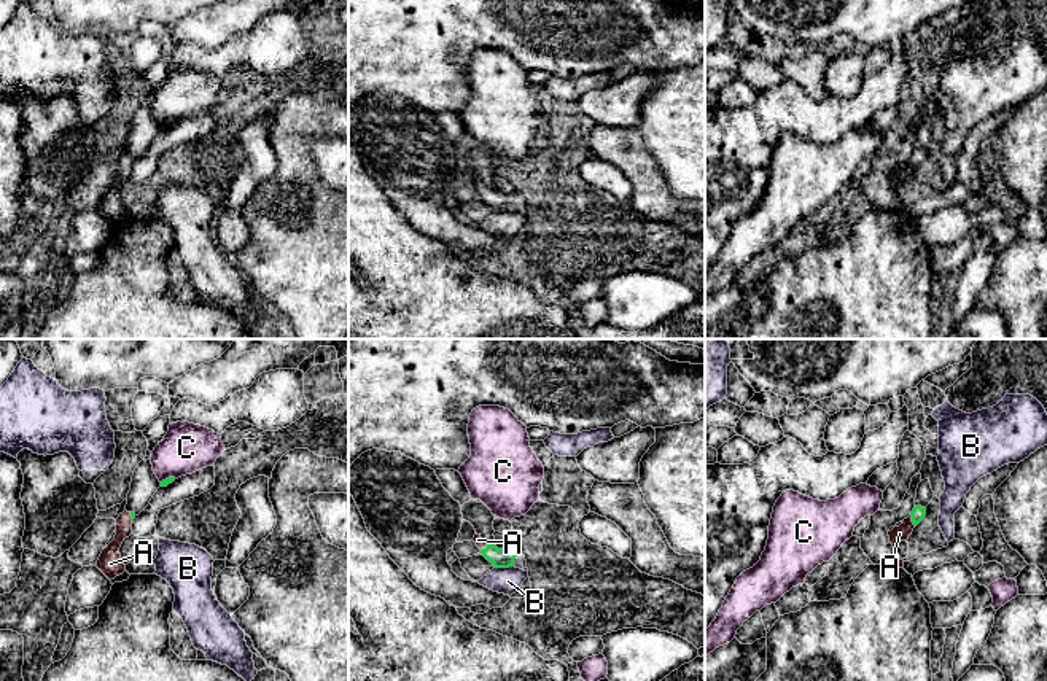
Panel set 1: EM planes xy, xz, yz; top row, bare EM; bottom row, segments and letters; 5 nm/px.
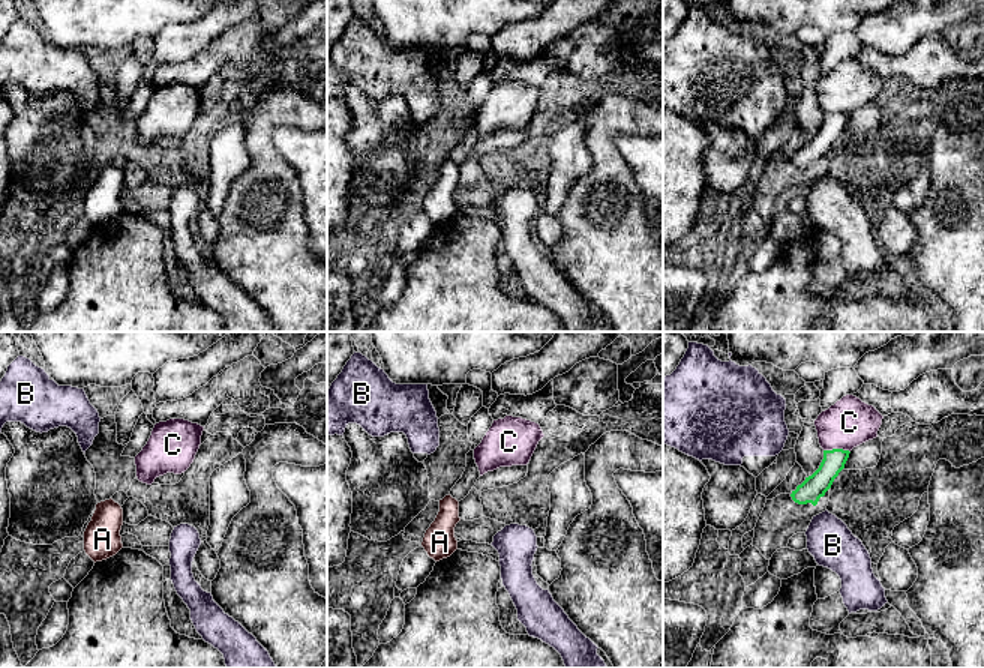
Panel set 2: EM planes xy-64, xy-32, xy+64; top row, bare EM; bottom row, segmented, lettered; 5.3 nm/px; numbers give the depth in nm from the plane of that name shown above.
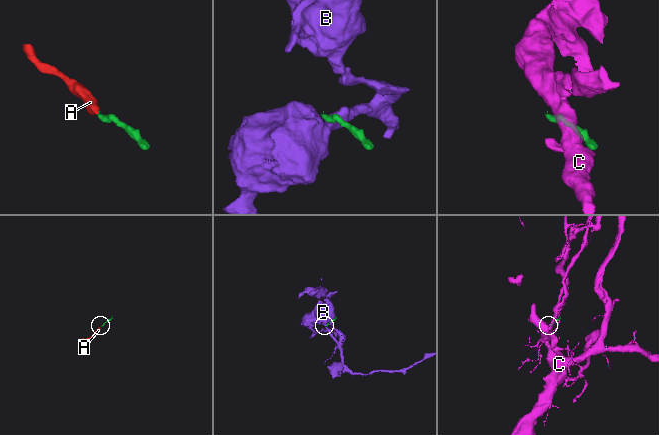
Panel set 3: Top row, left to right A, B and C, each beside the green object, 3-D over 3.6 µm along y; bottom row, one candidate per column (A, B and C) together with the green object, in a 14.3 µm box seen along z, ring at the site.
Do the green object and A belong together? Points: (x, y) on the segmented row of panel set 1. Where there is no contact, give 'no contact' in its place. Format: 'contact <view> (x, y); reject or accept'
contact yz (912, 521); accept

